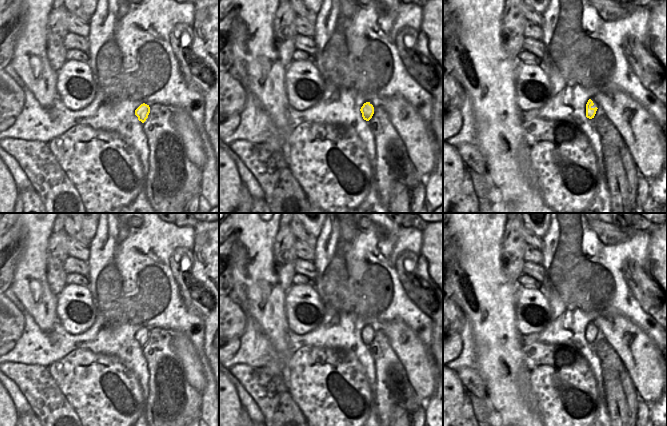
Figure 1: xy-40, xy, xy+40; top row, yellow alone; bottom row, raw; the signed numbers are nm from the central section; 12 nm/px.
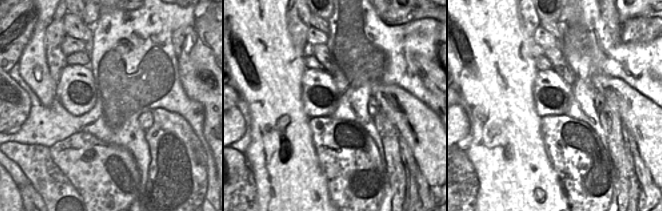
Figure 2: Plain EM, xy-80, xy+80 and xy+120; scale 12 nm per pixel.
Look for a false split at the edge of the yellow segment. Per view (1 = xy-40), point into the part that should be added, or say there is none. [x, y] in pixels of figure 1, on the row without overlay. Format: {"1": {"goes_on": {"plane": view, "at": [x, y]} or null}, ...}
{"1": {"goes_on": null}}

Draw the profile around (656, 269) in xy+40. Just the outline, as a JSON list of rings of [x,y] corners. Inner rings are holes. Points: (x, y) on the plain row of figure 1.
[[[667,222],[658,224],[649,234],[648,262],[644,271],[660,287],[667,301]]]

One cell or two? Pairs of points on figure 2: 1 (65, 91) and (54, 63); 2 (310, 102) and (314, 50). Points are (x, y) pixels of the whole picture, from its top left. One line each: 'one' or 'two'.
1: two
2: two

